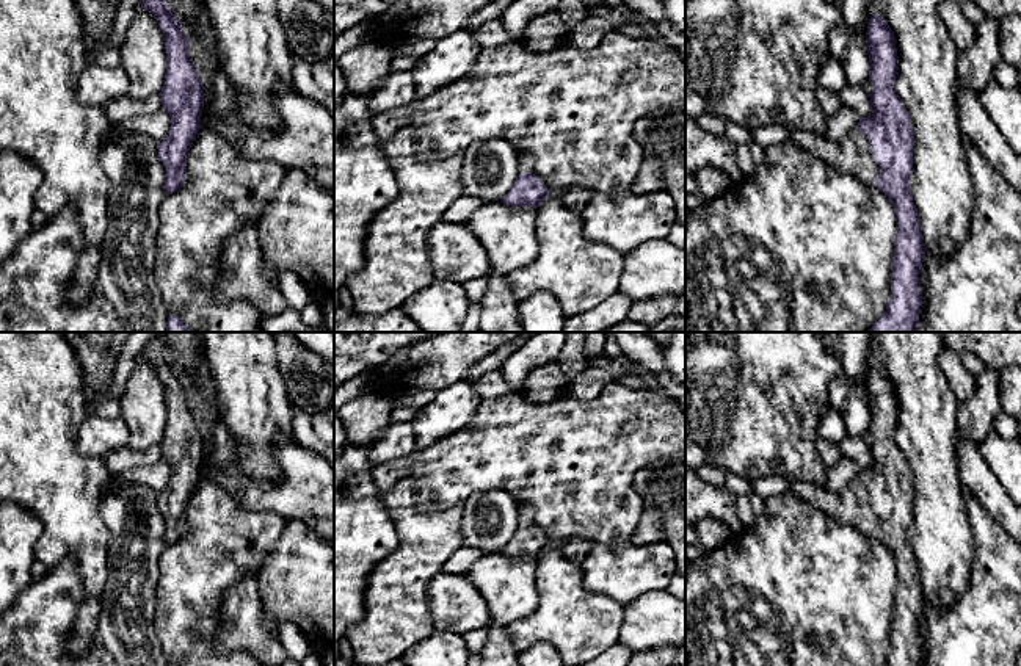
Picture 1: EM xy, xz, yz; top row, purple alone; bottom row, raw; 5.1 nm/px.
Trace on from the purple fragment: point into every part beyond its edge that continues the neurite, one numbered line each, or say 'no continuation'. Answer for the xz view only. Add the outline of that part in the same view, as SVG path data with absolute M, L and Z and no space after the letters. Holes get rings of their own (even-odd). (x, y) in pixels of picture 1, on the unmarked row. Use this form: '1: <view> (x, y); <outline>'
1: xz (526, 511); M519 503L519 519L518 523L530 523L535 525L535 509L533 506L527 505L527 503Z

